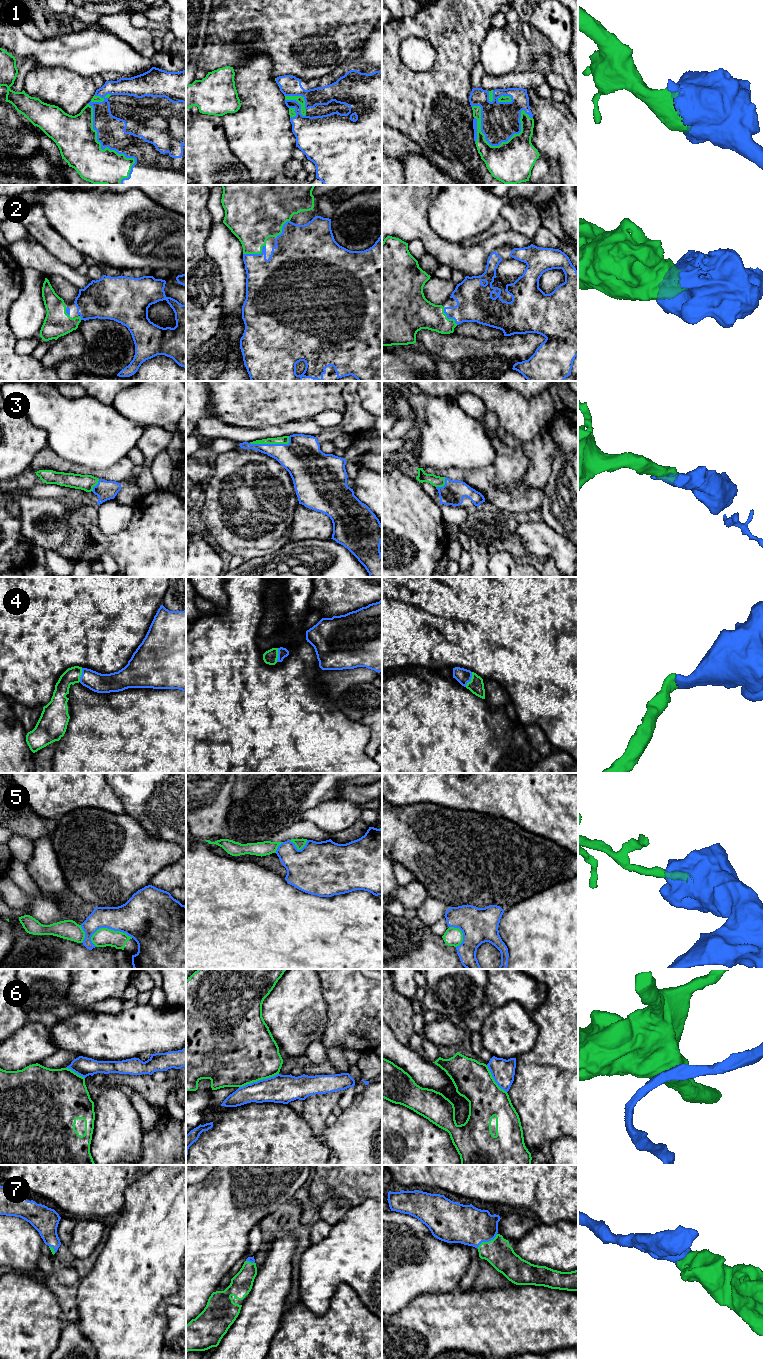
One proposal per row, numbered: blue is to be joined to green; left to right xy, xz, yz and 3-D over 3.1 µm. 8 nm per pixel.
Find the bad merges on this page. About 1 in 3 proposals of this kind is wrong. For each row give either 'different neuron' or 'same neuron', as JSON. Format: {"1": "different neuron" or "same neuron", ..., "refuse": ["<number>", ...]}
{"1": "same neuron", "2": "same neuron", "3": "same neuron", "4": "same neuron", "5": "different neuron", "6": "different neuron", "7": "same neuron", "refuse": ["5", "6"]}

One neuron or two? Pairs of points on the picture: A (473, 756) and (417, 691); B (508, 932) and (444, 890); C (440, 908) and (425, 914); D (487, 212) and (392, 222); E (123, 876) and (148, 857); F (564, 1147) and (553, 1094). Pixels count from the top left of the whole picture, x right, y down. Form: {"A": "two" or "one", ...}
{"A": "one", "B": "two", "C": "one", "D": "two", "E": "one", "F": "two"}

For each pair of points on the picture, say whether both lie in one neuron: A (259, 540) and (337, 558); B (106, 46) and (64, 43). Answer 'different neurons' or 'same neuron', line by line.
A: different neurons
B: same neuron

